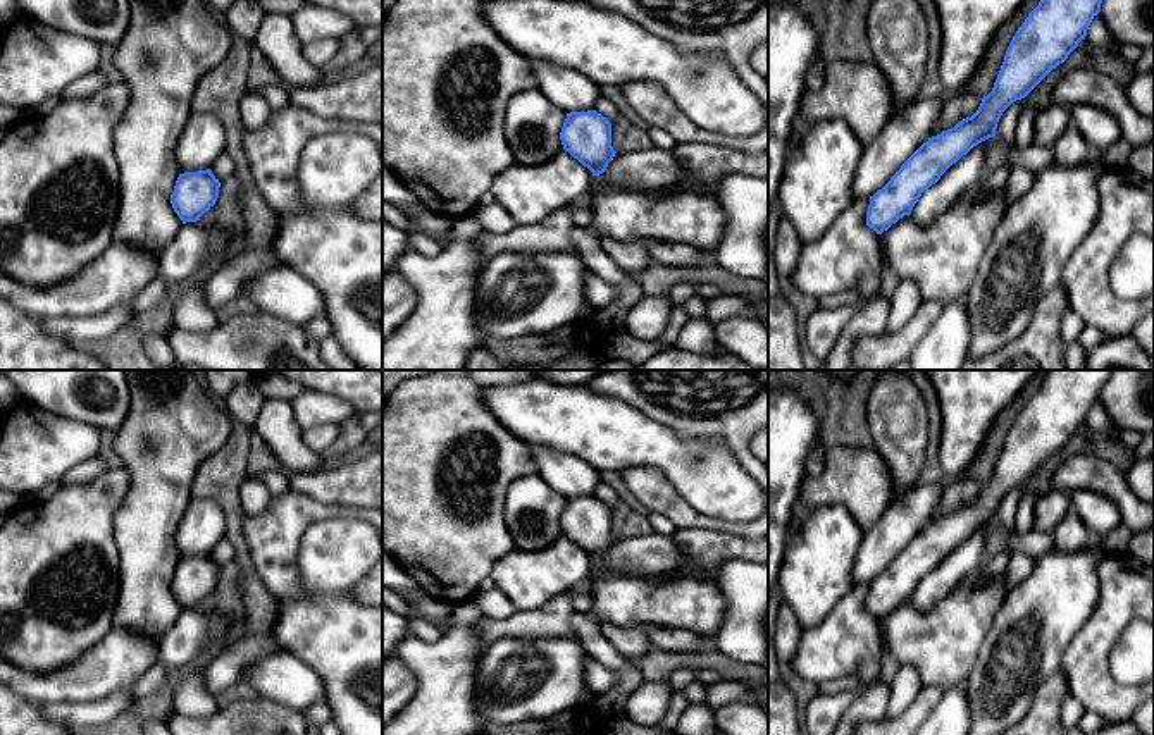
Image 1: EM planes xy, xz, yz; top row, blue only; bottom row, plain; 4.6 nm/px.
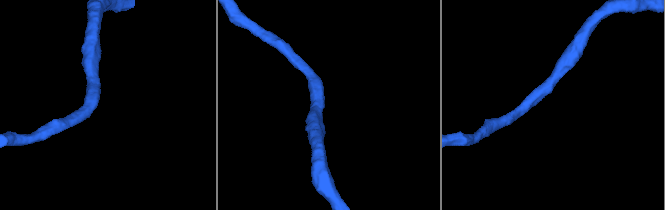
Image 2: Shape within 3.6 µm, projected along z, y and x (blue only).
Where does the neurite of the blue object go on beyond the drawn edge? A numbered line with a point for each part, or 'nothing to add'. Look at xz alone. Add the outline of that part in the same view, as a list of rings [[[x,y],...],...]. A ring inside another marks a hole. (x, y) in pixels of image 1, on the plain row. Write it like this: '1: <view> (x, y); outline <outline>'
1: xz (569, 475); outline [[[529,446],[536,460],[536,473],[565,499],[594,496],[601,482],[589,463],[546,446]]]

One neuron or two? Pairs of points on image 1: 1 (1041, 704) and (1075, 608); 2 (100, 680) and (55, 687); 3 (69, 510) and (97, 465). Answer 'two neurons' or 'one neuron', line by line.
1: two neurons
2: one neuron
3: two neurons

